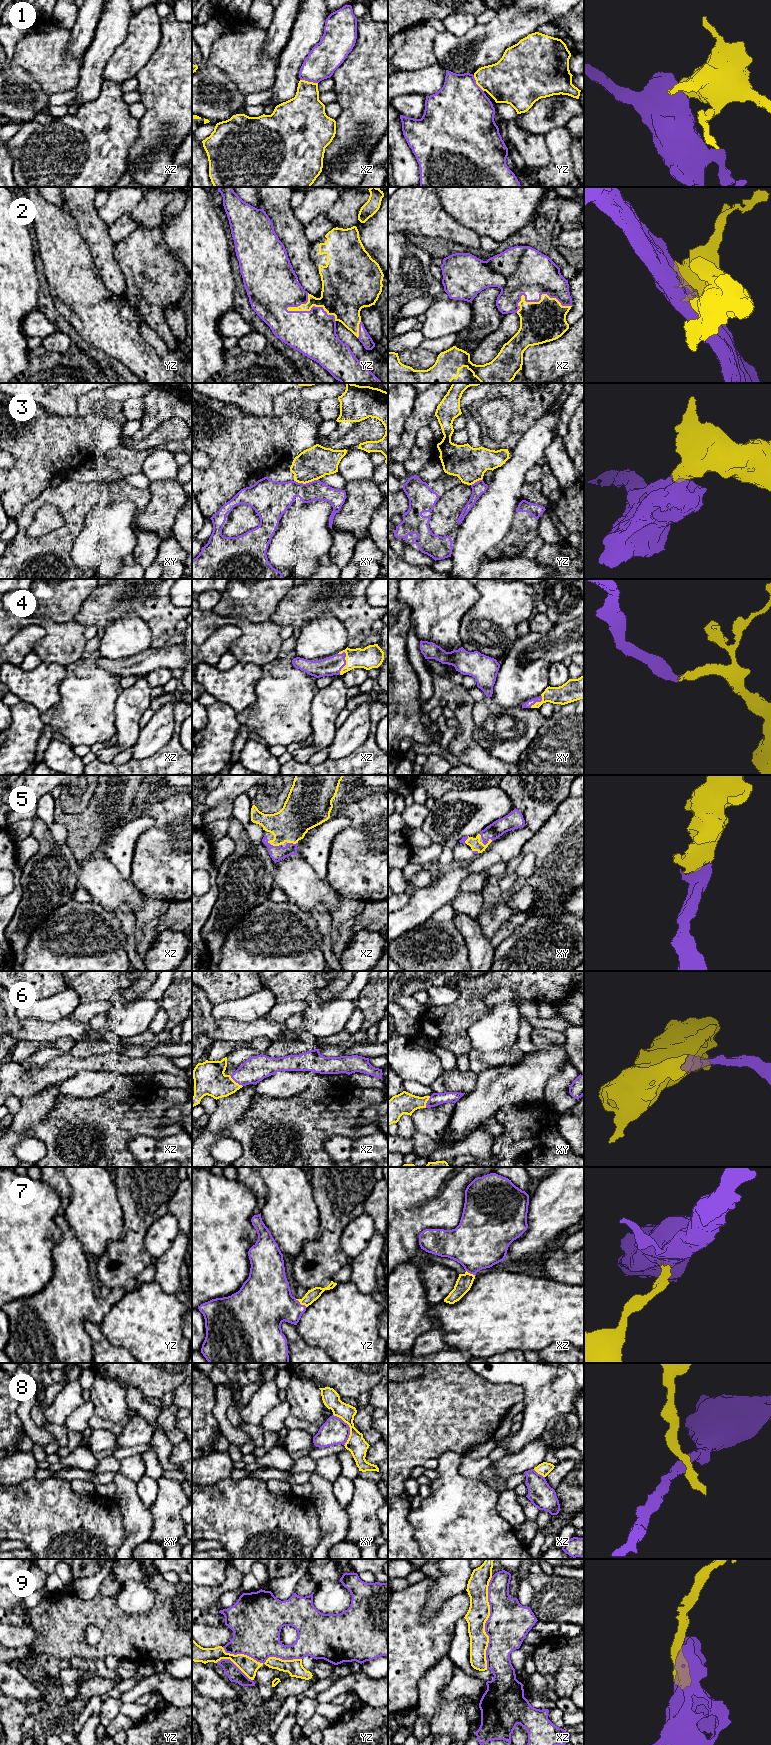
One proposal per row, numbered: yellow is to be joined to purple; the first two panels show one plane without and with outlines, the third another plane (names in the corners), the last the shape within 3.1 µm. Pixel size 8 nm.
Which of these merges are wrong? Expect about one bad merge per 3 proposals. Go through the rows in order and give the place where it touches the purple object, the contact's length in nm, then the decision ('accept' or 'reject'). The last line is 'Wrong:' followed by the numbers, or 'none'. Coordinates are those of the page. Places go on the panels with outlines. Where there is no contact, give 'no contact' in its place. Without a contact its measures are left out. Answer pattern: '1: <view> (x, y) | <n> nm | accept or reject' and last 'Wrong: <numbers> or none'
1: xz (309, 81) | 150 nm | reject
2: yz (313, 306) | 420 nm | accept
3: xy (306, 483) | 200 nm | reject
4: xz (345, 662) | 190 nm | accept
5: xz (272, 845) | 100 nm | accept
6: xz (236, 1082) | 140 nm | accept
7: yz (300, 1304) | 120 nm | accept
8: xy (349, 1428) | 280 nm | reject
9: xz (485, 1623) | 750 nm | reject
Wrong: 1, 3, 8, 9

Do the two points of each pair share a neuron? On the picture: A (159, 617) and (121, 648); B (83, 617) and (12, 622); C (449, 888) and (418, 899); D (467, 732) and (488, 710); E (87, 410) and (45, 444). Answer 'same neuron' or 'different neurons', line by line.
A: different neurons
B: different neurons
C: same neuron
D: different neurons
E: same neuron

